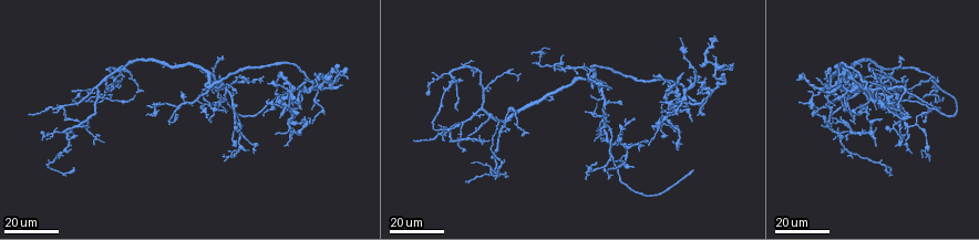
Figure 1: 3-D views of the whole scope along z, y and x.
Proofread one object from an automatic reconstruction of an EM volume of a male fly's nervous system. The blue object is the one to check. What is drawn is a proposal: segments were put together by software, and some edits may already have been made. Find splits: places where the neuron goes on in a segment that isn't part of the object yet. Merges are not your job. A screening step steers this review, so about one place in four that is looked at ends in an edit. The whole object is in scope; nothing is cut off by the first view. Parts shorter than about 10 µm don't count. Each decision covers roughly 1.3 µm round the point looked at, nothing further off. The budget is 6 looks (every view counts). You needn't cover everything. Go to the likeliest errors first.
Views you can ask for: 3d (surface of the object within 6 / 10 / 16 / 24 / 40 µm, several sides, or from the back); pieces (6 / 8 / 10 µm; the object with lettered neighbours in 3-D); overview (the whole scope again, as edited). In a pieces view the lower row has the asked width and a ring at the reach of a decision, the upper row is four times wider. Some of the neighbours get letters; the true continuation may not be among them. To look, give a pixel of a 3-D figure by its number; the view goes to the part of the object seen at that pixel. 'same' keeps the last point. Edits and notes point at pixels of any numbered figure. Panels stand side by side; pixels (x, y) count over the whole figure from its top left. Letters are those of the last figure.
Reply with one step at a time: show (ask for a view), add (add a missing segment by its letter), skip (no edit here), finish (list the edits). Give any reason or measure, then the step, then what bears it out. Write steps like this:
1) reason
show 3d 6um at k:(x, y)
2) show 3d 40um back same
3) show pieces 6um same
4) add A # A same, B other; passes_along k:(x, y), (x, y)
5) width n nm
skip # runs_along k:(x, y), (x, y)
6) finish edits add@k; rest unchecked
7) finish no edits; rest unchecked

free end
show 3d 24um at 1:(533, 63)

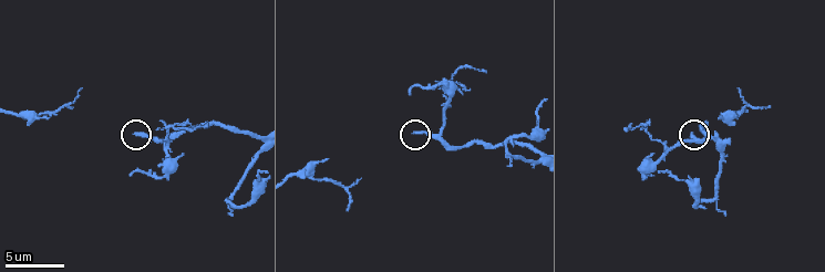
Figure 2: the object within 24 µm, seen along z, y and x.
show 3d 6um at 2:(136, 133)

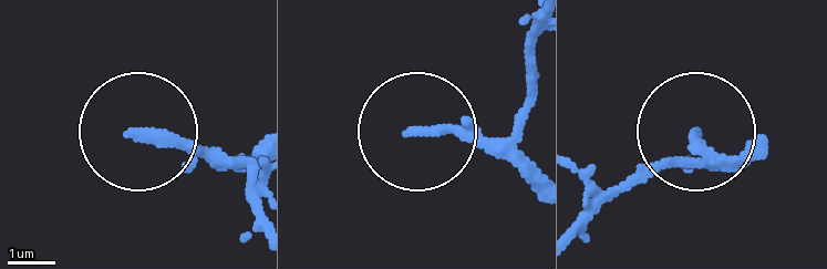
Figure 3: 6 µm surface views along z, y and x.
show pieces 10um at 3:(136, 132)

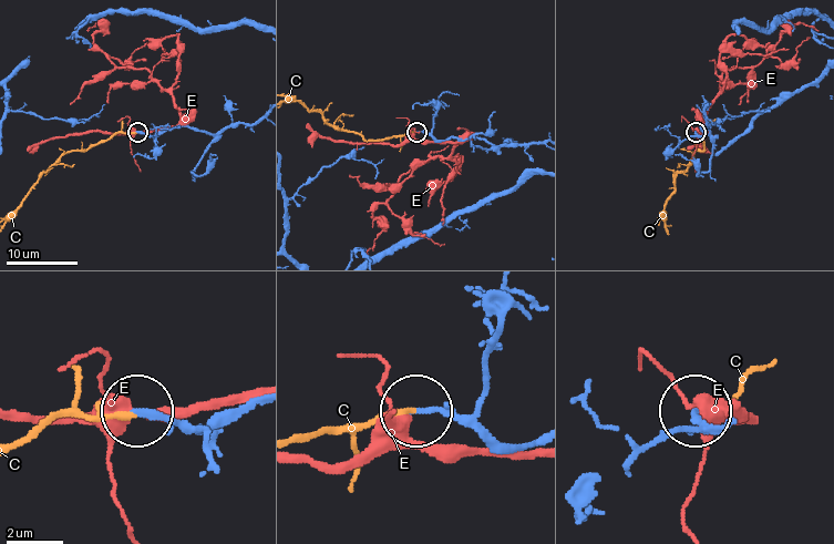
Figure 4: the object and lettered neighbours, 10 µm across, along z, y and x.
width 180 nm
add C # C same, E other; passes_along 4:(486, 440), (453, 419), (408, 407), (296, 438); it goes on there

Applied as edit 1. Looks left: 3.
see it whole again
show overview

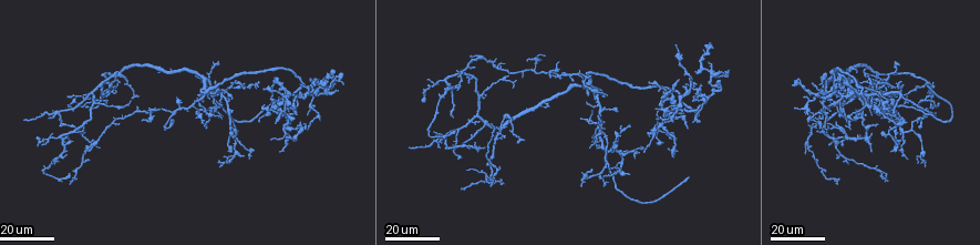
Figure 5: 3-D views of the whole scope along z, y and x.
end of a long branch
show 3d 16um at 5:(67, 98)

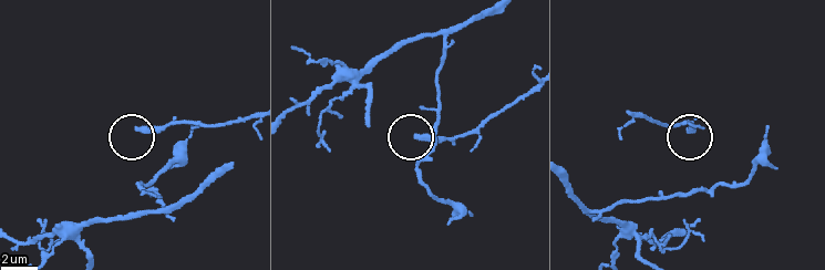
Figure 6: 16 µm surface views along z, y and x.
show pieces 8um at 6:(139, 131)

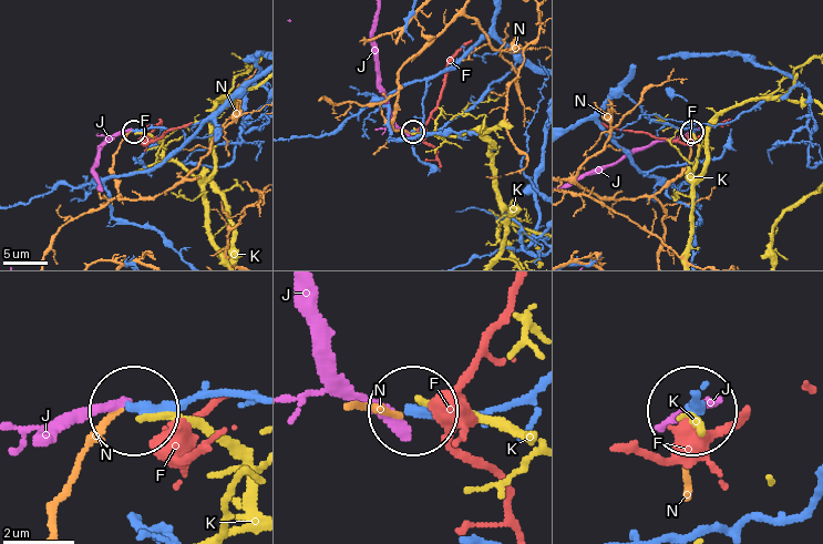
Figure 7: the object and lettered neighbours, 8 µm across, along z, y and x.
skip # F other, J other, K other, N other; runs_along 7:(534, 70), (527, 64), (516, 64), (439, 129), (414, 130); none of them fits

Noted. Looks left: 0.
finish edits add@4; rest unchecked

